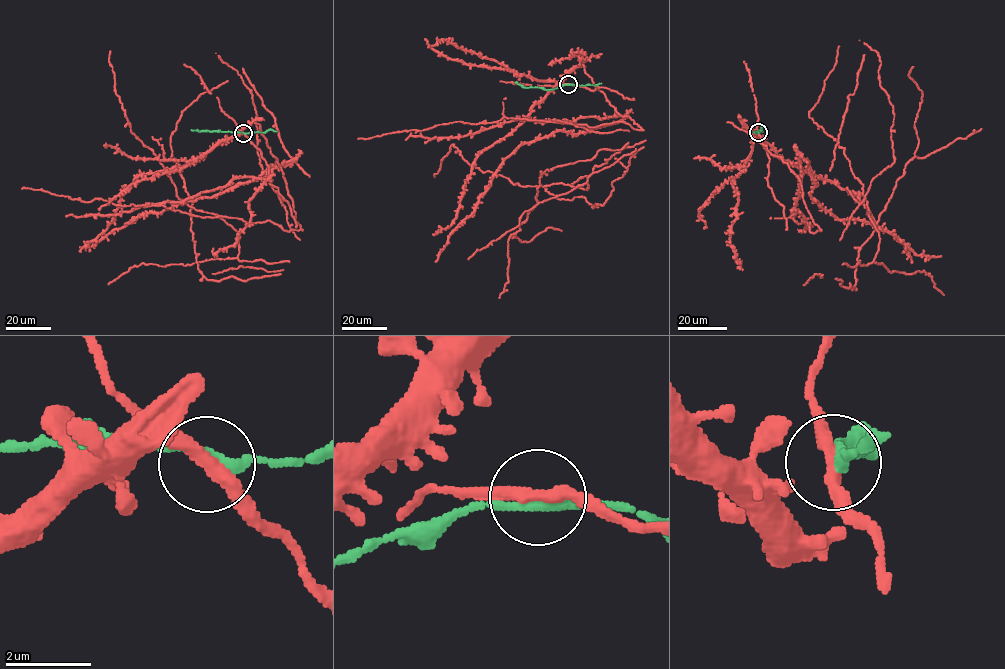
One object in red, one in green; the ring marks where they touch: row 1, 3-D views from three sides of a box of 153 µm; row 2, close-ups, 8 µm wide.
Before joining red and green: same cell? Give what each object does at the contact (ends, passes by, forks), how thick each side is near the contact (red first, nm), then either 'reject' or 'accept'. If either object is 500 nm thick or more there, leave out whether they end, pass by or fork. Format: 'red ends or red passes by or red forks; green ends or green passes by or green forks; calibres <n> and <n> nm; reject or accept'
red passes by; green passes by; calibres 320 and 280 nm; reject

